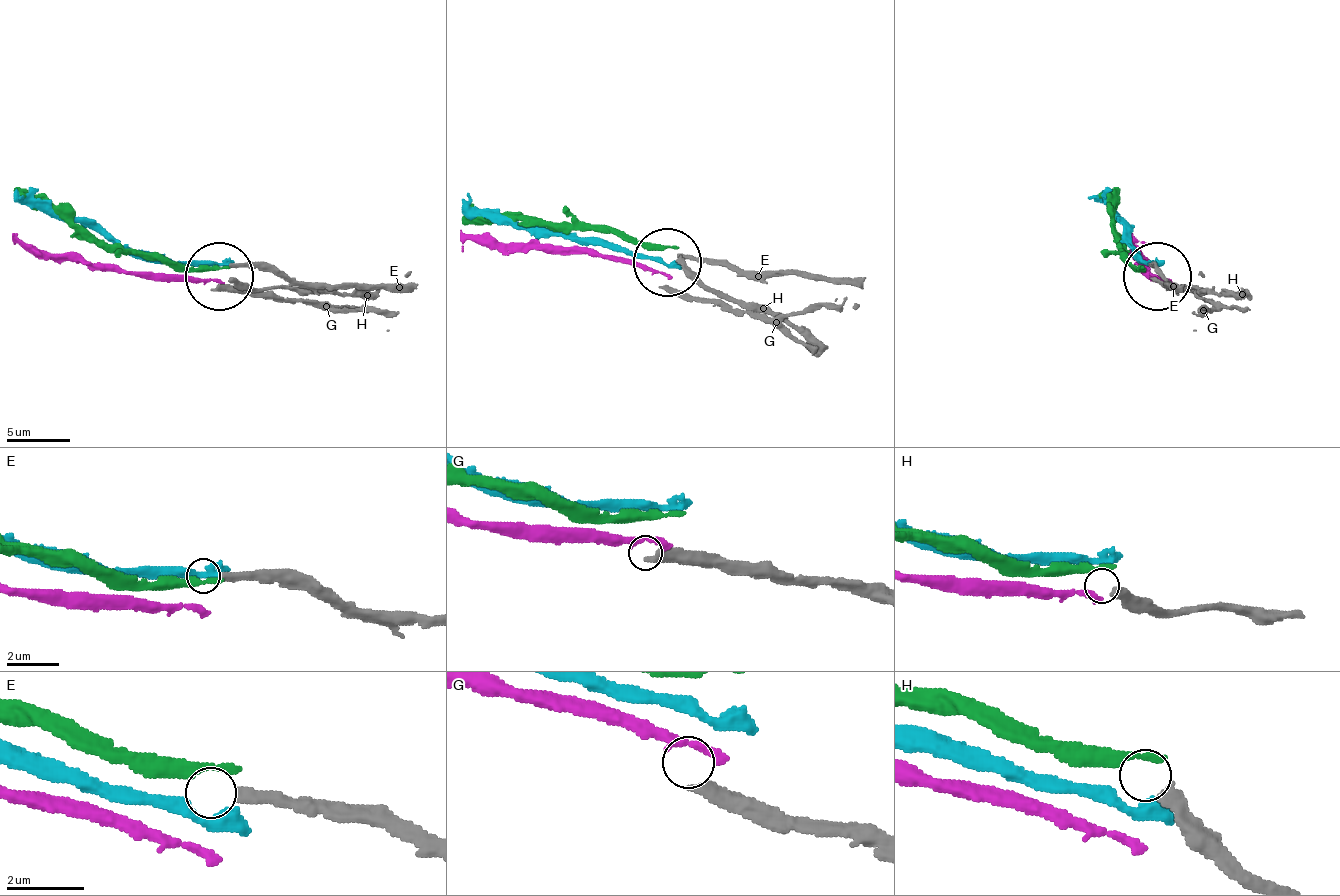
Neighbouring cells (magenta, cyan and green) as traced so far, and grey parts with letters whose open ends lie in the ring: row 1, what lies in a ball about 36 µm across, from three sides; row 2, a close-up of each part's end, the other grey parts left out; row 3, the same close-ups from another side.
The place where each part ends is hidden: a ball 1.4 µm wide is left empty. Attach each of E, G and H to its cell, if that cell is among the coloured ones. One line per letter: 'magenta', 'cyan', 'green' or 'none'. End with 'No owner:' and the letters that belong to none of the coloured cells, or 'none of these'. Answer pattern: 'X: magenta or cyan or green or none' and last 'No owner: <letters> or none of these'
E: none
G: none
H: none
No owner: E, G, H

